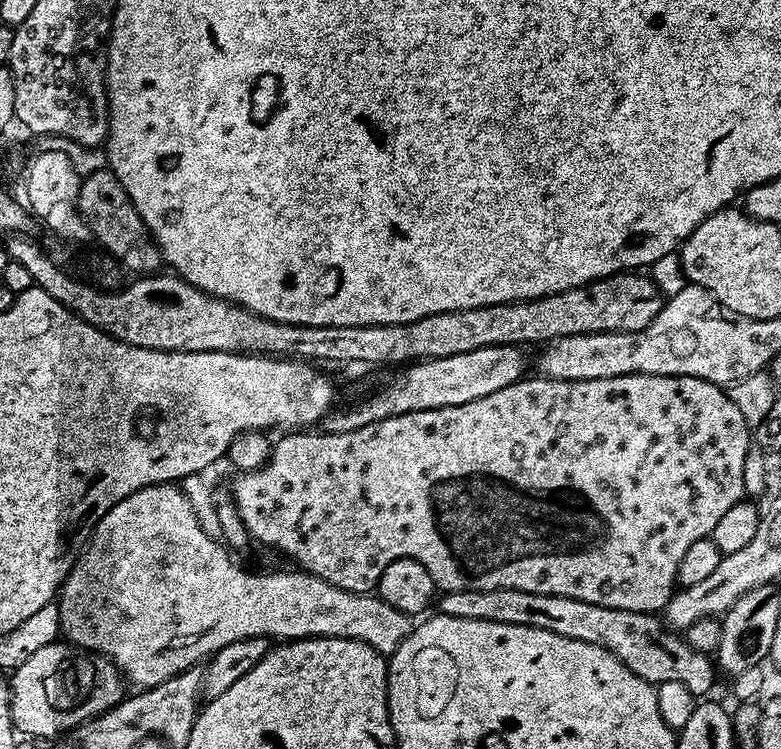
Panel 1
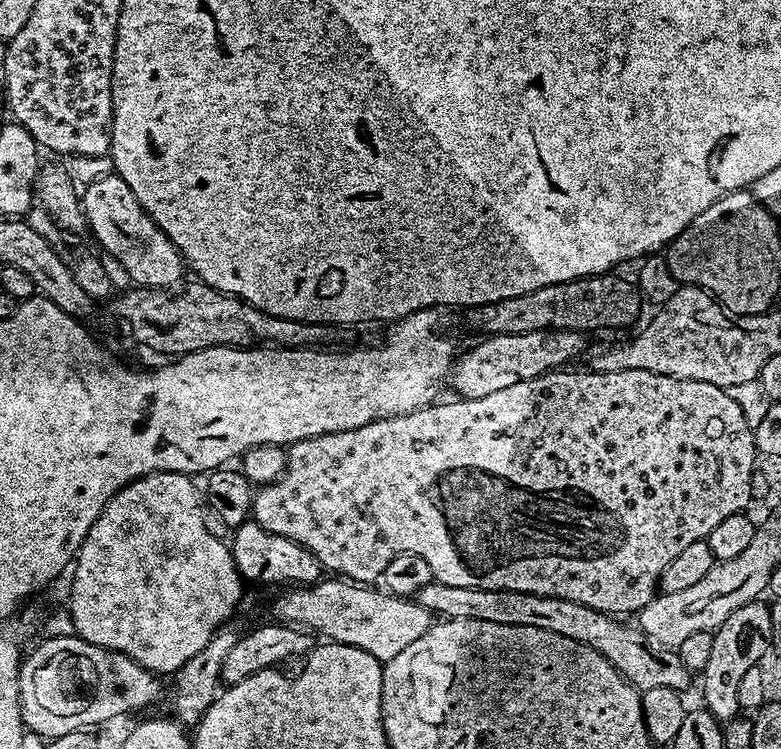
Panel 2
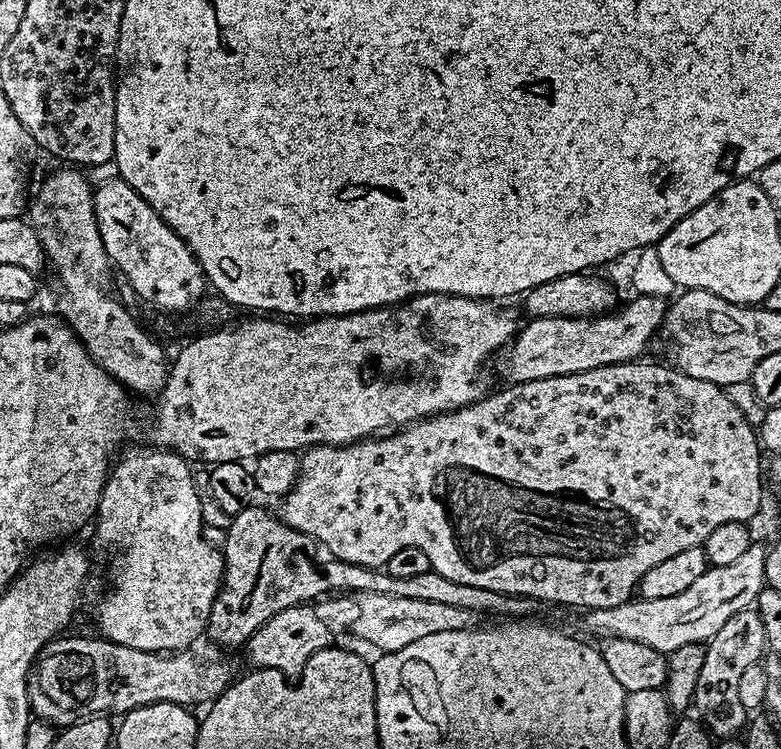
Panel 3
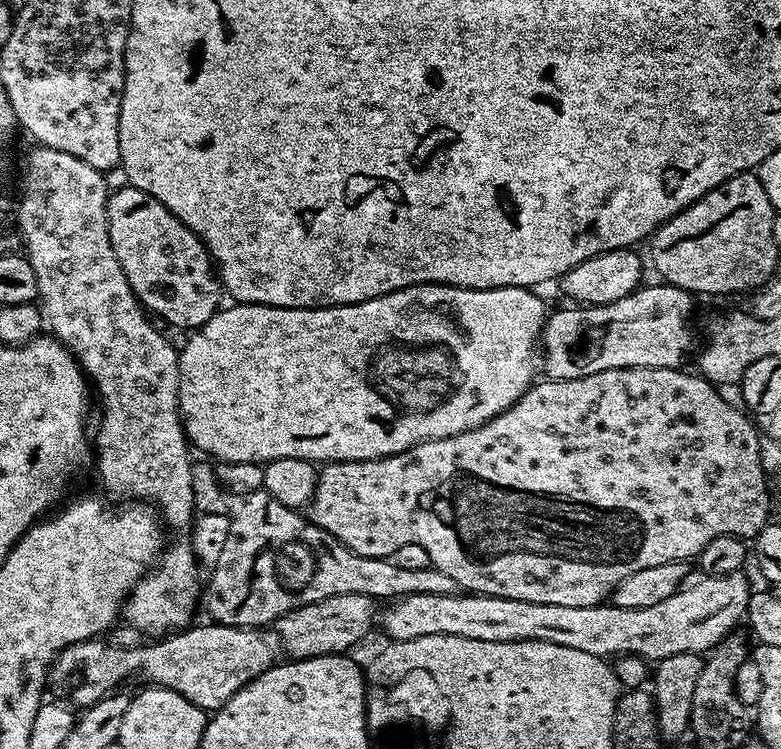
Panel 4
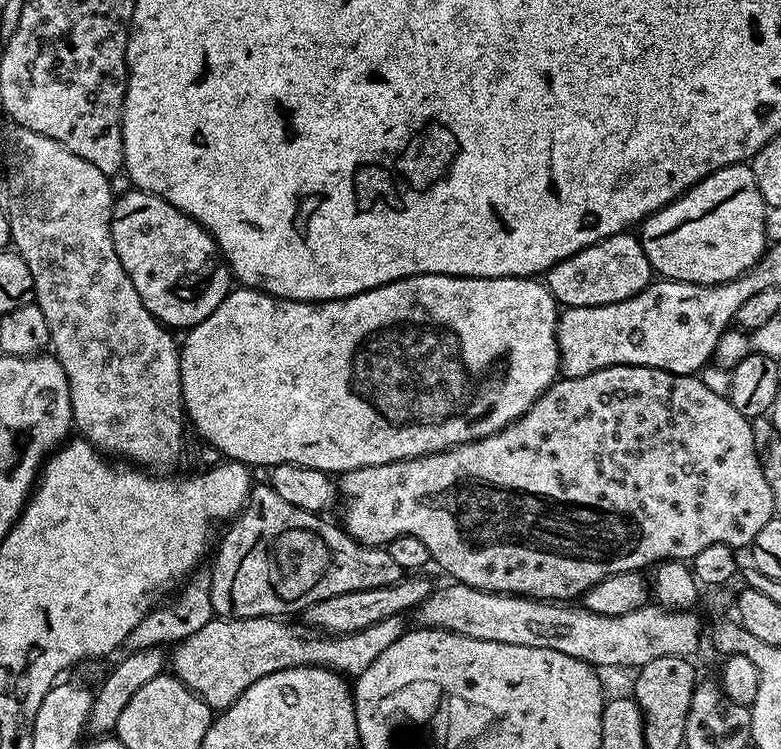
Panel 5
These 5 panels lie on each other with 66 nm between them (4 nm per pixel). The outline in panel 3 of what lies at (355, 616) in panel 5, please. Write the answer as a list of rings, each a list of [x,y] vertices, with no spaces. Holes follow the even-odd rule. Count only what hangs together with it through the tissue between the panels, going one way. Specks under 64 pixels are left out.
[[[311,603],[295,604],[292,608],[282,610],[282,614],[274,614],[274,618],[262,622],[262,626],[250,634],[247,644],[242,648],[252,663],[251,667],[278,670],[289,678],[299,678],[311,656],[318,654],[318,650],[333,647],[329,621],[324,621],[312,608],[315,607]]]

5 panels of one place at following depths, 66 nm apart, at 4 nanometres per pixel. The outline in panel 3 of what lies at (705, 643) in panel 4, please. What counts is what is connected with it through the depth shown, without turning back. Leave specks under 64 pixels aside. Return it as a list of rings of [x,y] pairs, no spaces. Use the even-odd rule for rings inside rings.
[[[753,542],[750,550],[742,554],[730,566],[709,566],[702,578],[696,579],[683,594],[671,598],[633,598],[622,606],[593,608],[585,611],[584,628],[596,638],[628,638],[630,642],[642,642],[662,653],[678,650],[678,646],[704,644],[712,640],[734,614],[744,608],[753,607],[758,594],[764,587],[765,545]],[[357,592],[340,594],[333,600],[336,601],[332,604],[331,619],[349,628],[358,639],[380,648],[376,650],[381,653],[402,650],[402,646],[410,646],[410,642],[418,642],[418,638],[427,638],[430,634],[443,634],[445,630],[466,630],[478,624],[475,612],[419,598],[394,598],[390,594]]]

